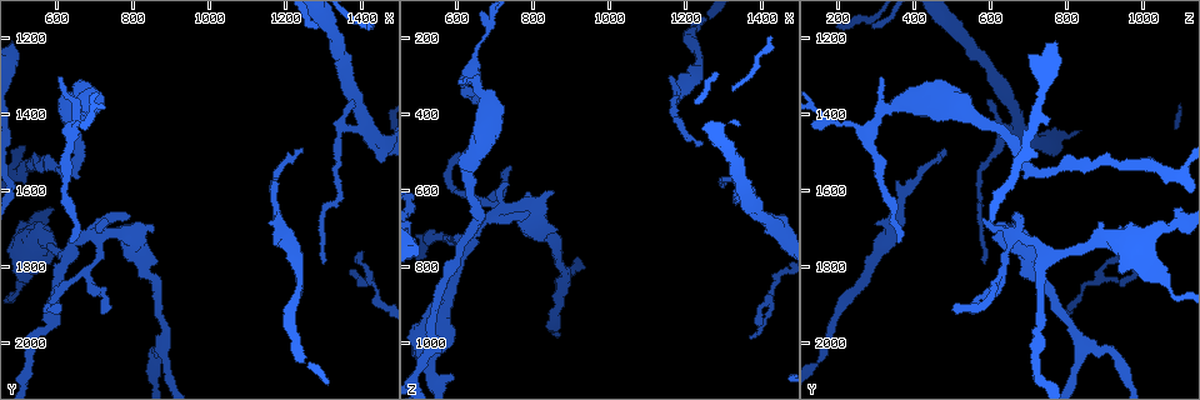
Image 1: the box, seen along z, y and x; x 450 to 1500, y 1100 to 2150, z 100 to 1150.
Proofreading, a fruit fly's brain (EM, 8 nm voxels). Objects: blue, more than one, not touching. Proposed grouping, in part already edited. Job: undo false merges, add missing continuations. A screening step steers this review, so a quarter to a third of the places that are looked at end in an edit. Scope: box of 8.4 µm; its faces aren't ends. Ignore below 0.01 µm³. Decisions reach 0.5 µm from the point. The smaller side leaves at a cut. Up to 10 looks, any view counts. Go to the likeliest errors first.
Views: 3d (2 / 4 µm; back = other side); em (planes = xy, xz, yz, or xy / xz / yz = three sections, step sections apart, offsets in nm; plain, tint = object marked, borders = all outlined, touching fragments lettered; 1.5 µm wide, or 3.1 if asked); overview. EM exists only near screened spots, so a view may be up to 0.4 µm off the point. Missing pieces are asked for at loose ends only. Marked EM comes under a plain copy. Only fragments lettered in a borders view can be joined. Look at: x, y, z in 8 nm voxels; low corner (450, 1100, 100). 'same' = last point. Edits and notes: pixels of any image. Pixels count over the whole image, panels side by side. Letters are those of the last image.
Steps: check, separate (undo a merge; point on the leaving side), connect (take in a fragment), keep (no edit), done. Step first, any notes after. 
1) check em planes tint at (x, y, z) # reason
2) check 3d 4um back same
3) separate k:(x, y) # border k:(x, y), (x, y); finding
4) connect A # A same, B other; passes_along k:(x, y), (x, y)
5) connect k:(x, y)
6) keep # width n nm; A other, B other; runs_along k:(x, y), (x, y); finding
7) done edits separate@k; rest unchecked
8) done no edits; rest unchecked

check em planes borders at (1305, 1800, 585) # an open end

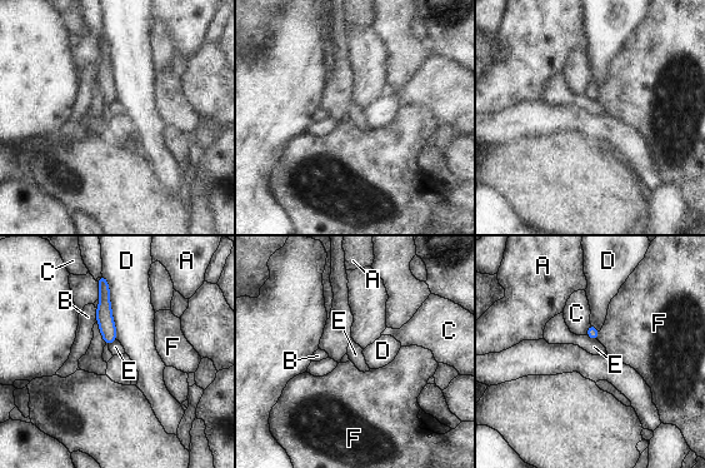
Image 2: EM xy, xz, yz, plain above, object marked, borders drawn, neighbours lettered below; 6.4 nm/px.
keep # A other, B other, C other, D other, E other, F other; runs_along 2:(101, 282), (108, 340); none of them fits

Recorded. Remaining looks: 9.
check 3d 2um at (640, 1740, 365) # branch stops here

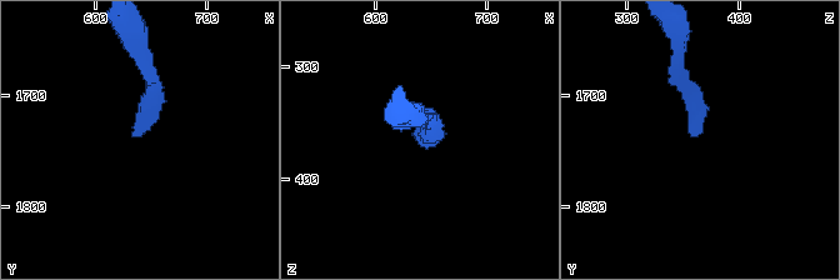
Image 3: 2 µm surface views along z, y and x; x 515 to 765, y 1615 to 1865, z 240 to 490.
check em planes borders at (638, 1740, 362)

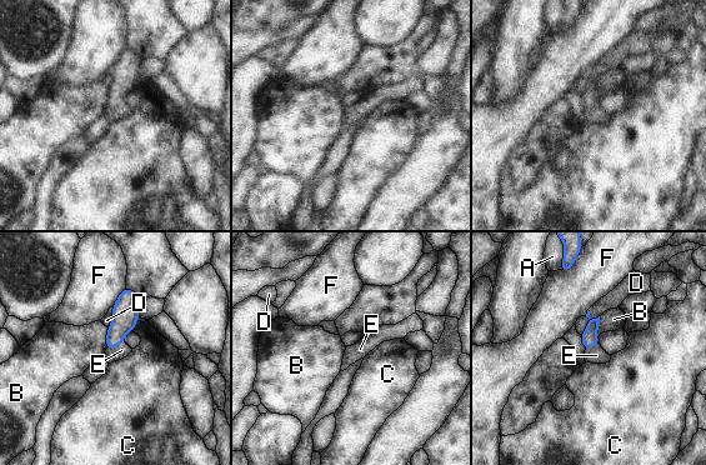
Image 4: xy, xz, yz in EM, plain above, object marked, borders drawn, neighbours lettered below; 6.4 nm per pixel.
connect E # A other, B other, C other, D other, E same, F other; passes_along 4:(125, 313), (115, 346), (121, 350); it goes on there

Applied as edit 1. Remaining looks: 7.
check 3d 4um at (1410, 1435, 675) # arms part here

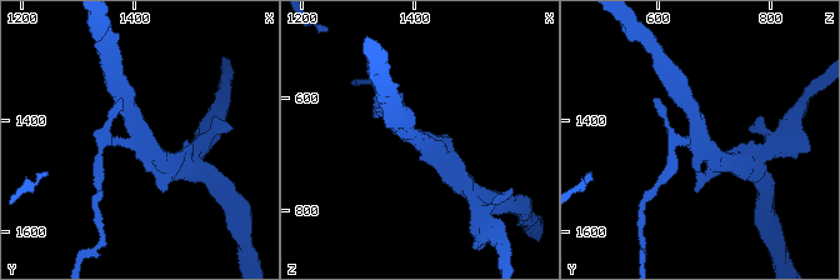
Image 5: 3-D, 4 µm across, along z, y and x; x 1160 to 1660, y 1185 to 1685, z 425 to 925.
check em yz step 8 tint at (1415, 1430, 680) # arms 3

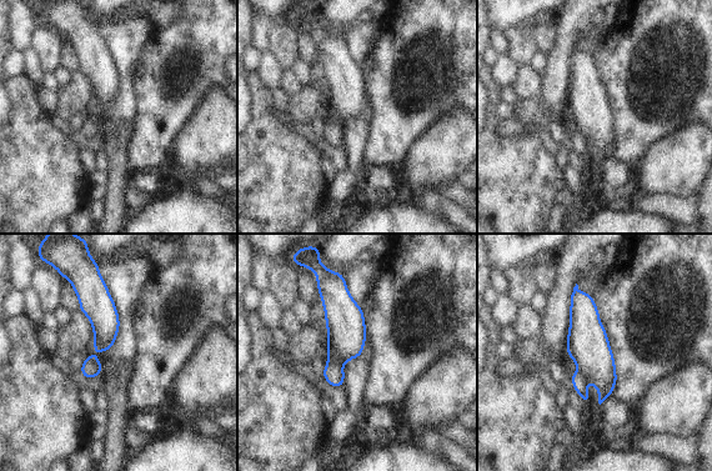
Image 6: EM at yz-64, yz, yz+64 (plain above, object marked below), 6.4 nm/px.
check em planes borders same

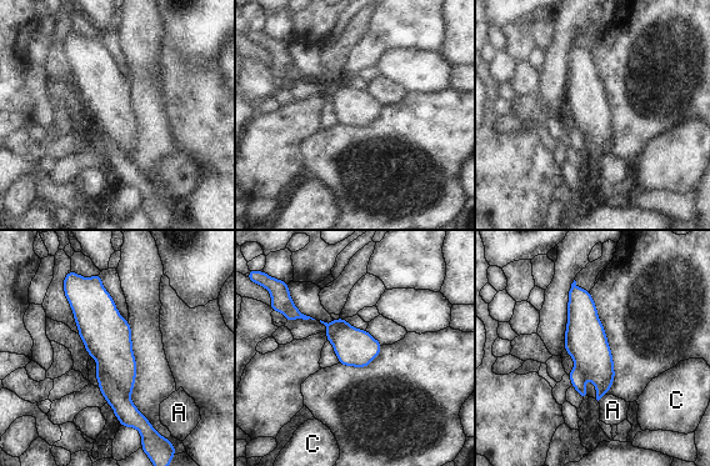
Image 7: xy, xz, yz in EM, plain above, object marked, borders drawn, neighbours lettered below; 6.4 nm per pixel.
separate 7:(126, 412) # width 240 nm; A other, C other; border 7:(100, 365), (108, 377), (129, 399); a second cell is stuck on

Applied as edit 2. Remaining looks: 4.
done edits connect@4, separate@7; rest unchecked

